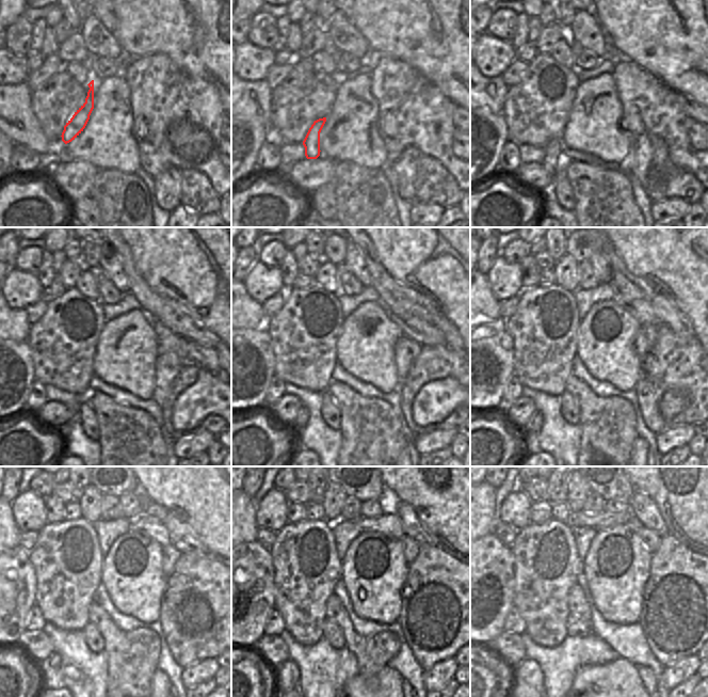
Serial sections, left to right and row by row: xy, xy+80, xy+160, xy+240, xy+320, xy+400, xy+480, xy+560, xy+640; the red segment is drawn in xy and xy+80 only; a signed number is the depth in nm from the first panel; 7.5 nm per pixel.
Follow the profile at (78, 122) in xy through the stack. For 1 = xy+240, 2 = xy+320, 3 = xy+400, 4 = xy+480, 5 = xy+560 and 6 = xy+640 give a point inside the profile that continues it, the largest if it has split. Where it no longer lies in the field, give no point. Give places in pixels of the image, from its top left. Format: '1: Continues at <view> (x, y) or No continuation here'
1: Continues at xy+240 (68, 414)
2: Continues at xy+320 (303, 414)
3: Continues at xy+400 (531, 429)
4: Continues at xy+480 (50, 667)
5: Continues at xy+560 (287, 674)
6: Continues at xy+640 (527, 683).

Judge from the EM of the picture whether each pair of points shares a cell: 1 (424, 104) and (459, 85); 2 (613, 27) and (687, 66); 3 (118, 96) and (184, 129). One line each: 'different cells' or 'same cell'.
1: different cells
2: same cell
3: different cells

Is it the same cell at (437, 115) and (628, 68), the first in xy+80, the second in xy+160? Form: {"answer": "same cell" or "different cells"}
{"answer": "same cell"}

